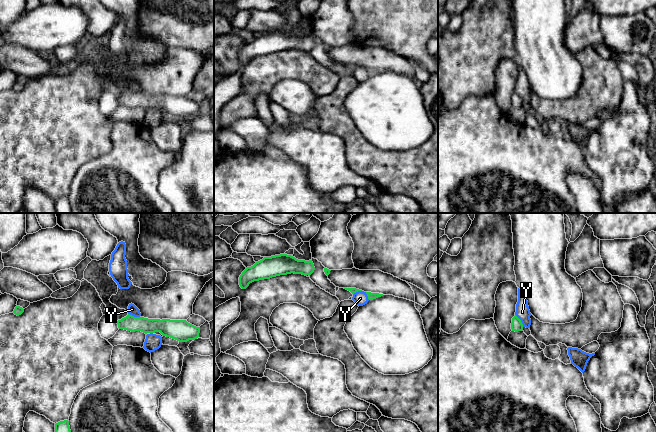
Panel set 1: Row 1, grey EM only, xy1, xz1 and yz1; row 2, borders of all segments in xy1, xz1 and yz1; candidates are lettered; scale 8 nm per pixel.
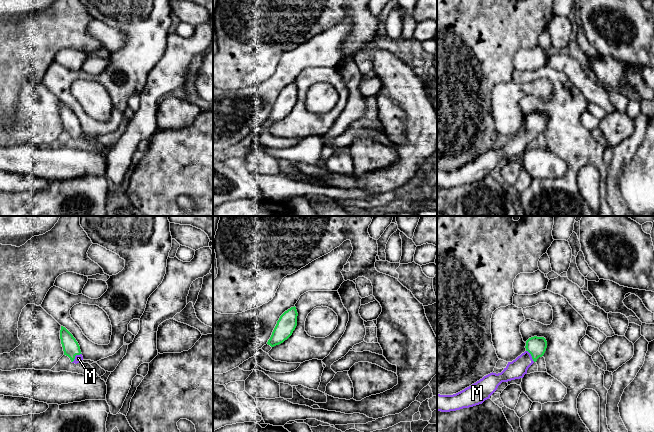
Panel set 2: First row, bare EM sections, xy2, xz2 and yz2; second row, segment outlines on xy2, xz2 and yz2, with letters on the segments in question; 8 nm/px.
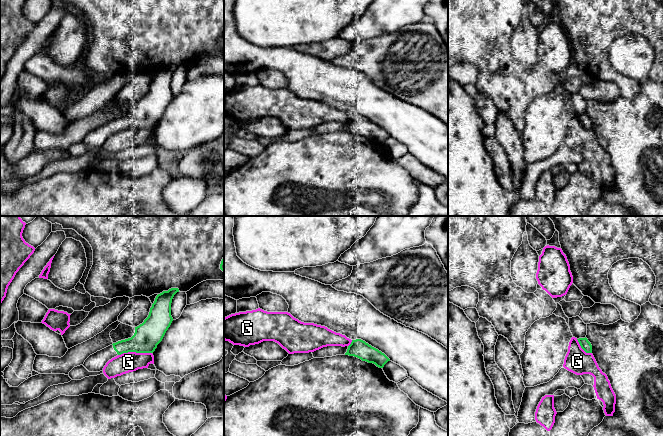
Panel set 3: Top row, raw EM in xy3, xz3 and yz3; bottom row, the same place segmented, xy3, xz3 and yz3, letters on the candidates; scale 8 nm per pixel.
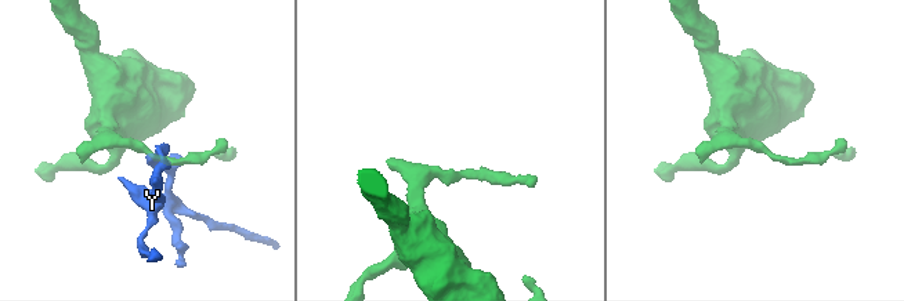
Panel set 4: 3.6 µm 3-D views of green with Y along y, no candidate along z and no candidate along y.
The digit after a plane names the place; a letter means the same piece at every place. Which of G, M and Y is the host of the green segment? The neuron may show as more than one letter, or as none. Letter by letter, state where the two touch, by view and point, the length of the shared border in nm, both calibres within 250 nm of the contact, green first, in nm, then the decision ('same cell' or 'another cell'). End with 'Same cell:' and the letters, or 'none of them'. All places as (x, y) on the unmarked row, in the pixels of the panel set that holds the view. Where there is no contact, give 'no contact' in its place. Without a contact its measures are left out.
G: xy3 (134, 127) | 280 nm | 220/160 nm | another cell
M: xy2 (75, 131) | 110 nm | 140/60 nm | same cell
Y: yz1 (520, 96) | 120 nm | 90/110 nm | another cell
Same cell: M

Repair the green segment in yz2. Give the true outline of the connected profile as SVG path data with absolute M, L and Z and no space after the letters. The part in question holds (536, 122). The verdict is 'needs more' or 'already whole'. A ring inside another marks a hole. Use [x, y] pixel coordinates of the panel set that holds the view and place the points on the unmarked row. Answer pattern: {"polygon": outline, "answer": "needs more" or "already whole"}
{"polygon": "M531 113L526 117L526 127L518 132L501 149L490 149L453 171L437 170L437 187L450 188L482 180L497 166L502 158L523 154L528 144L542 133L547 124L544 113Z", "answer": "needs more"}

